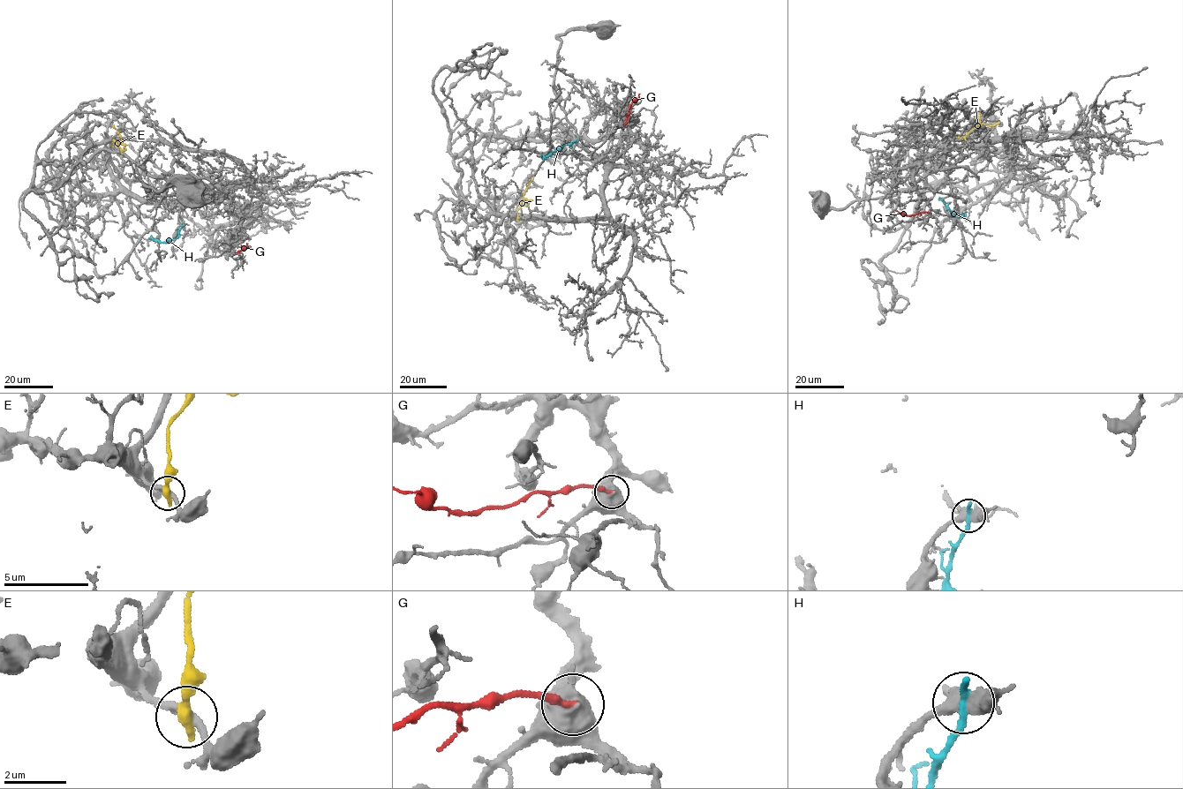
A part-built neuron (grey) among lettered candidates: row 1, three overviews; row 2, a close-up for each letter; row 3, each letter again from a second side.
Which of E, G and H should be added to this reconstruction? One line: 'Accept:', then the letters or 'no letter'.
Accept: no letter

